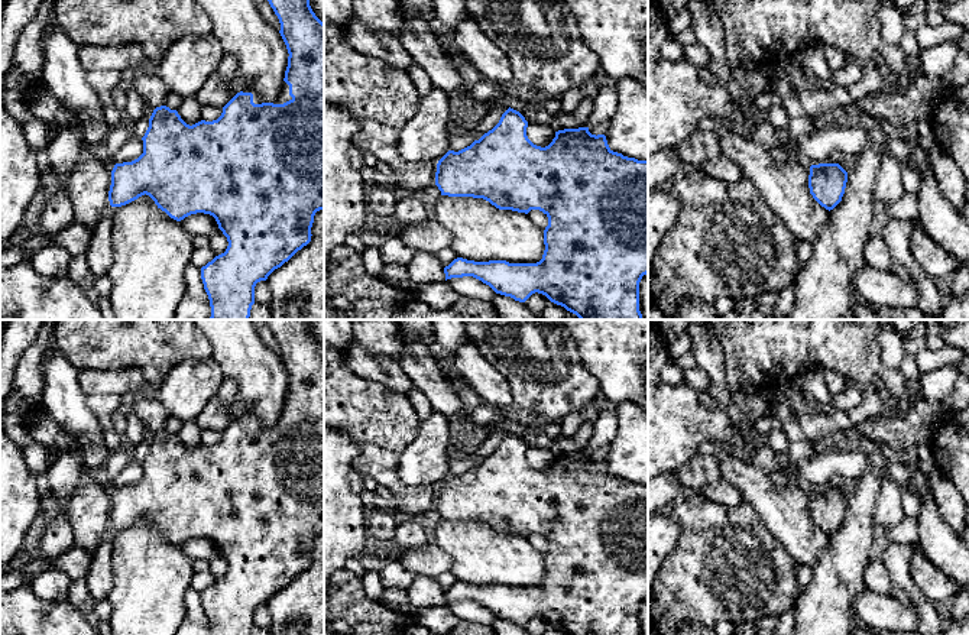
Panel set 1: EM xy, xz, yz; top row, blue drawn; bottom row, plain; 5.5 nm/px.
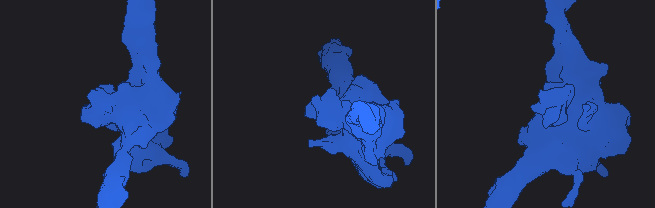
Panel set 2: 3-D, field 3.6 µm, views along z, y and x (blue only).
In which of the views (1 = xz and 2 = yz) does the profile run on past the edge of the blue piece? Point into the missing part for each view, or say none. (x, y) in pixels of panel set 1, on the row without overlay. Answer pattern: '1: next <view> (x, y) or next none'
1: next none
2: next none

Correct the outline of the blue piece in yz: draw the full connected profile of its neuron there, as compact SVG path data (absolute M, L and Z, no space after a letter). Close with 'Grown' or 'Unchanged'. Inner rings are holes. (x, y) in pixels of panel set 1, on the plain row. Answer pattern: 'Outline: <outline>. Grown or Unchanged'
Outline: M819 487L810 490L810 518L829 535L842 525L846 506L848 496L839 487Z. Unchanged

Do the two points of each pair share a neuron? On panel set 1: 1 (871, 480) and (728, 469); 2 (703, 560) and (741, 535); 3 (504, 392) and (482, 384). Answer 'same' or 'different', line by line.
1: different
2: same
3: same

